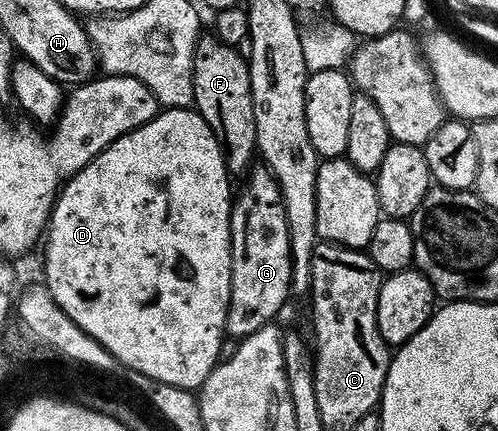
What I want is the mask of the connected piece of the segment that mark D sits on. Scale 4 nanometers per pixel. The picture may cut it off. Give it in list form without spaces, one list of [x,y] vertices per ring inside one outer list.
[[[167,108],[160,112],[153,120],[149,120],[141,128],[137,128],[133,132],[121,136],[113,144],[109,144],[109,148],[105,148],[99,153],[88,166],[81,168],[72,178],[67,179],[63,183],[59,196],[55,200],[55,206],[51,209],[51,221],[45,231],[47,251],[43,254],[44,276],[42,275],[42,277],[45,279],[45,285],[49,288],[53,300],[57,300],[57,304],[69,316],[69,320],[73,320],[73,324],[85,328],[85,332],[89,332],[89,336],[93,336],[93,340],[100,342],[115,357],[116,363],[120,367],[128,366],[128,371],[136,374],[144,374],[153,380],[161,380],[165,384],[173,384],[177,388],[185,388],[186,390],[195,392],[206,382],[209,372],[218,363],[218,349],[225,339],[227,305],[231,299],[231,207],[233,205],[233,189],[231,190],[230,181],[232,182],[232,179],[227,173],[227,165],[223,159],[223,149],[219,146],[217,136],[213,136],[209,124],[205,124],[205,120],[201,117],[199,111],[194,108]]]

